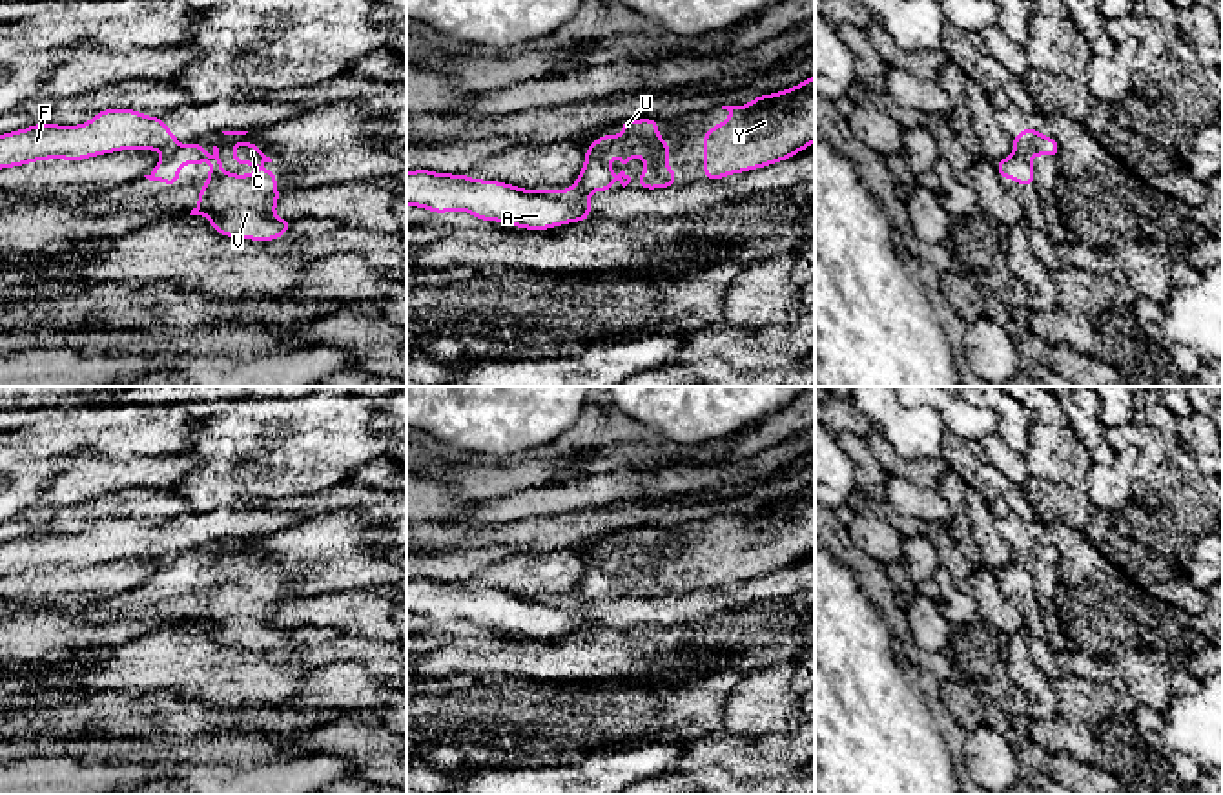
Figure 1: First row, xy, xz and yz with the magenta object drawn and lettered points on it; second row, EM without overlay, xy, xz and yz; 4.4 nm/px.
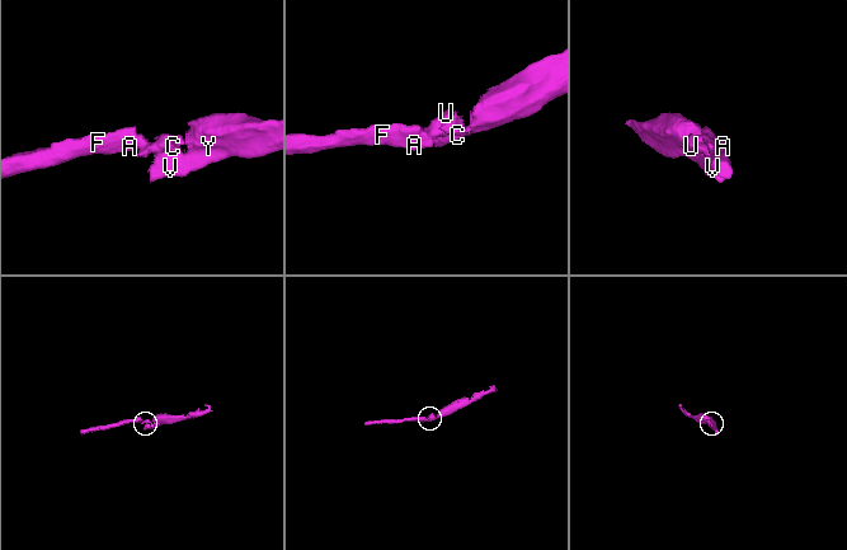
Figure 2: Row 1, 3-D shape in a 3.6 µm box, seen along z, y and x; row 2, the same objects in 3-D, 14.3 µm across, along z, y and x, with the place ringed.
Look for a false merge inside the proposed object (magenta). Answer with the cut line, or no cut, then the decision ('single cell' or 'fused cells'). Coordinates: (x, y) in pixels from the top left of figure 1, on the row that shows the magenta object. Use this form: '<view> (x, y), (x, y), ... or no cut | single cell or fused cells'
xz (575, 185), (587, 194) | fused cells

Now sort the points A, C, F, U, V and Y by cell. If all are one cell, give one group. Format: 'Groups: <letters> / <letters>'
Groups: A F / C U V Y

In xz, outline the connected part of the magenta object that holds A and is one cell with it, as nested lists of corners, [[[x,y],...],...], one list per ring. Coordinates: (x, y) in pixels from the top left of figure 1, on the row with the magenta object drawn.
[[[406,171],[406,206],[434,213],[468,212],[481,221],[496,221],[530,232],[591,219],[589,193],[567,190],[523,190],[499,181],[467,175]]]

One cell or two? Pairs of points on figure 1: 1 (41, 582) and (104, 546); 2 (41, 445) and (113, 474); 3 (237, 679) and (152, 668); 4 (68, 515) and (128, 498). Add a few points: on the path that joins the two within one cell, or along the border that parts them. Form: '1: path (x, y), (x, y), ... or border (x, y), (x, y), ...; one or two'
1: border (106, 560), (95, 566), (62, 569); two
2: border (133, 454), (92, 458); two
3: path (215, 673), (199, 668), (174, 668); one
4: path (82, 515), (113, 504); one

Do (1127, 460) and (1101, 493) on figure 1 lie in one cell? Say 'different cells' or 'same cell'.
same cell

